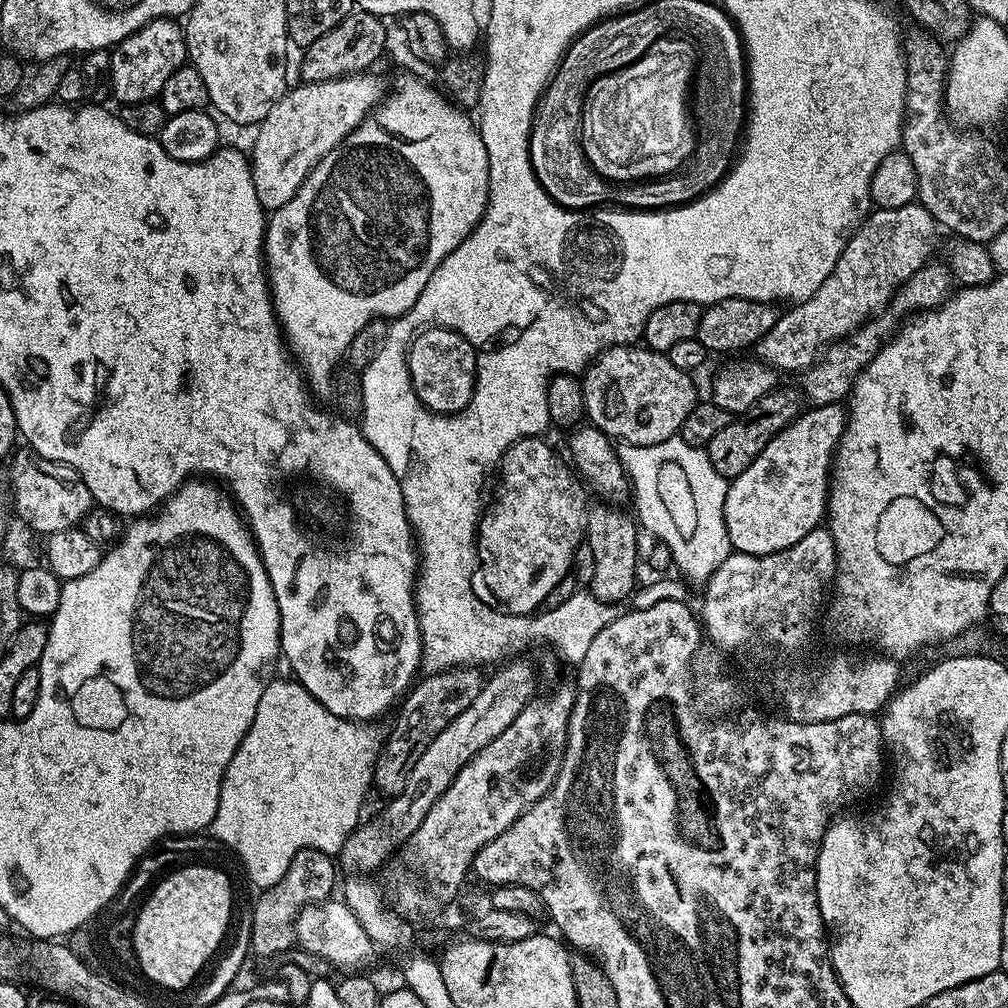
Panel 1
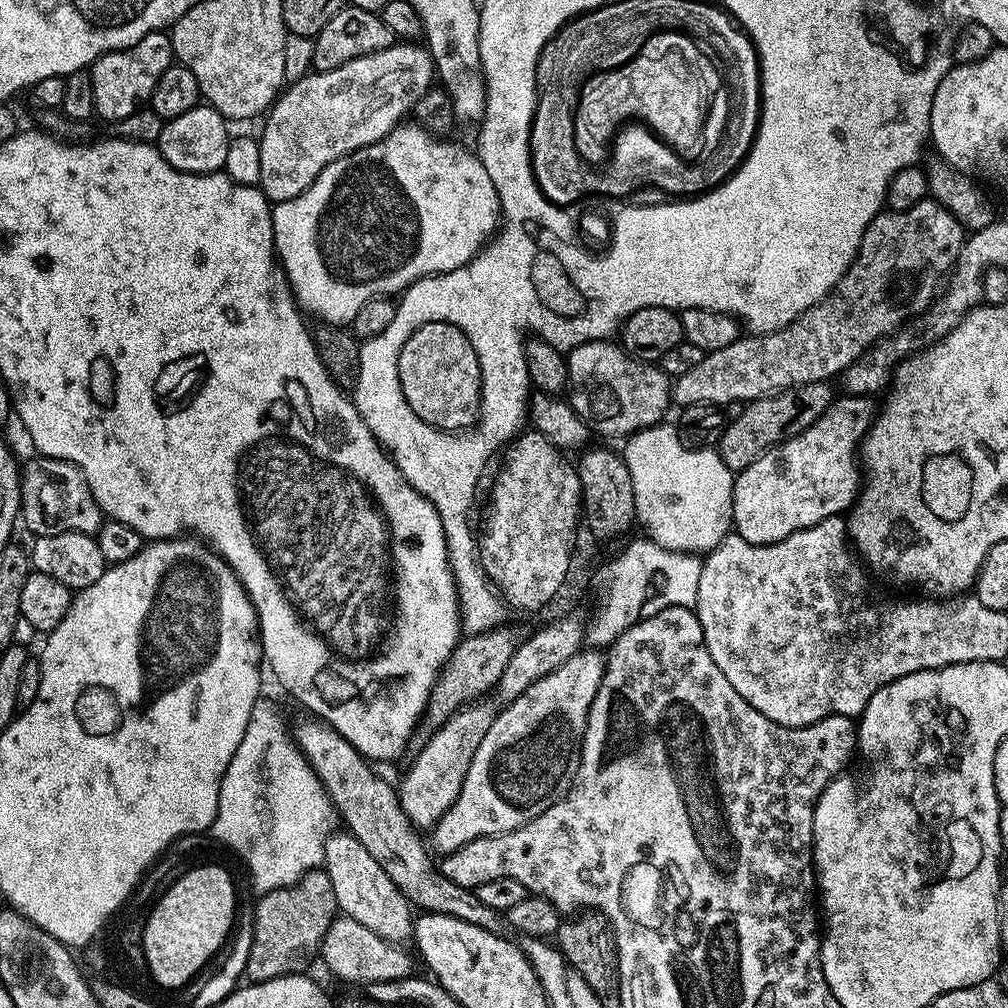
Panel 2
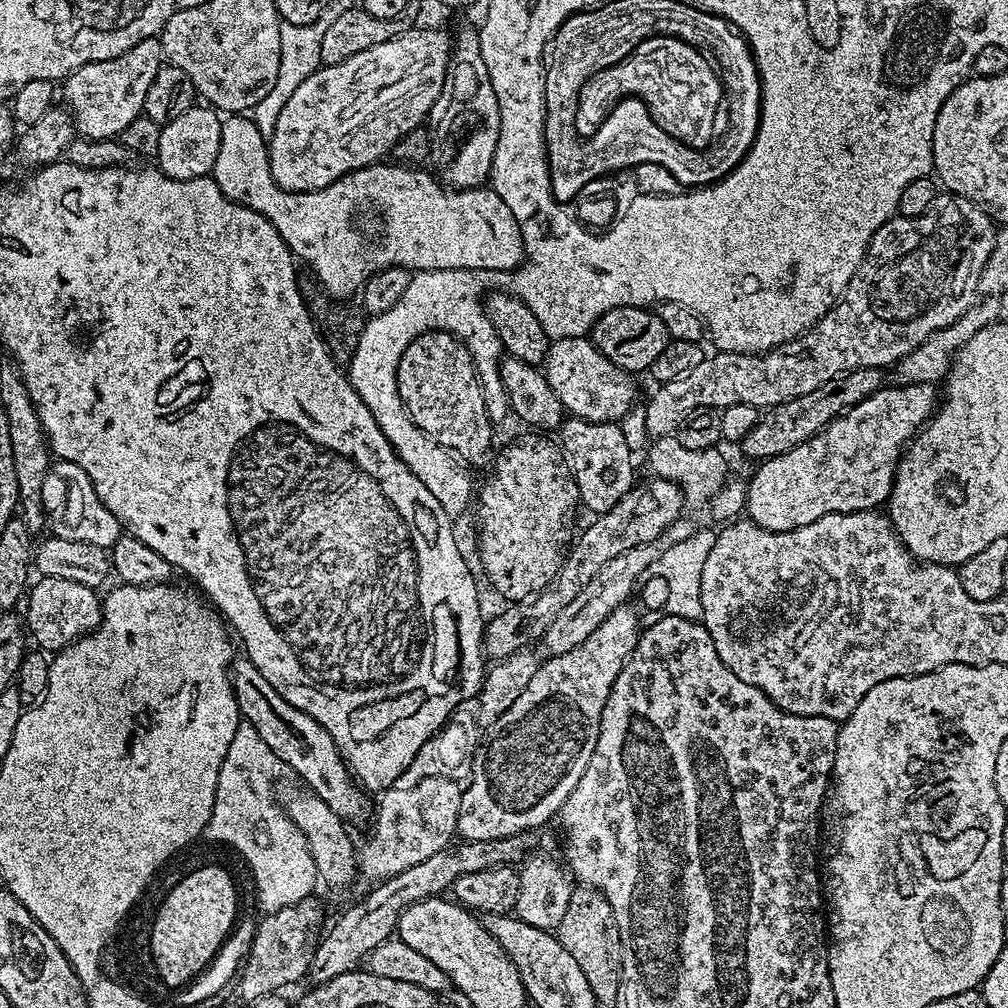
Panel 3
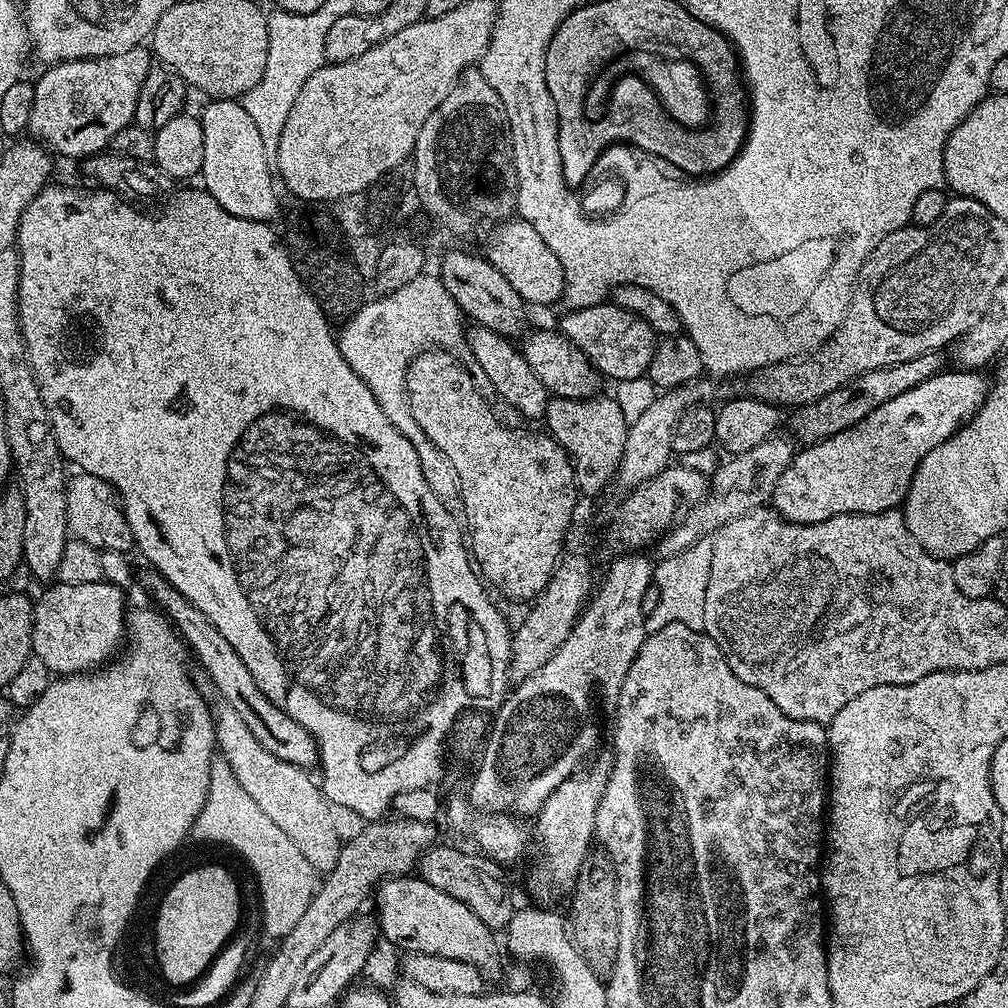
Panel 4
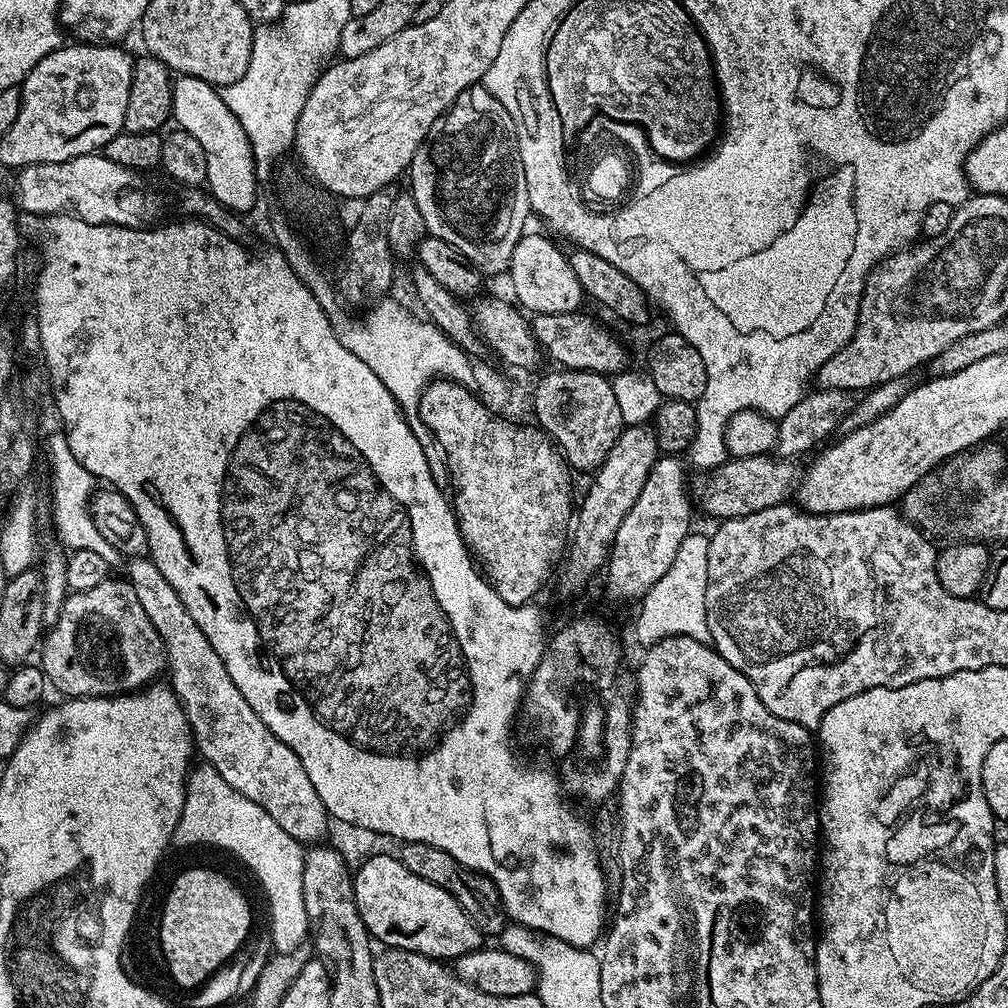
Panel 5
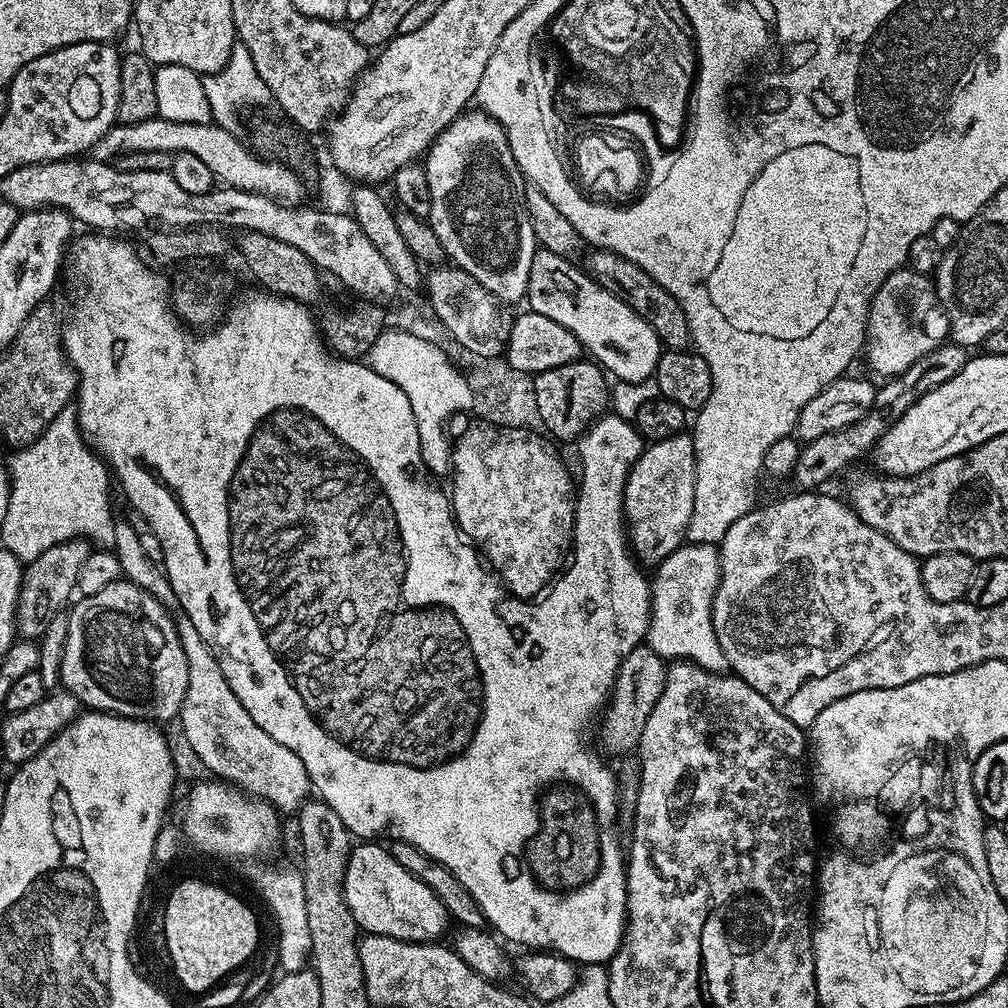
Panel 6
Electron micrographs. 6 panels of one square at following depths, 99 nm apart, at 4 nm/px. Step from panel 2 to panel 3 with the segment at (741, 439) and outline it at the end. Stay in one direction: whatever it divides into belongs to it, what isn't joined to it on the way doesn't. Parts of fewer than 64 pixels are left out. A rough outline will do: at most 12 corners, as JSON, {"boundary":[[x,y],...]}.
{"boundary":[[855,368],[761,411],[742,441],[752,462],[784,456],[885,387]]}

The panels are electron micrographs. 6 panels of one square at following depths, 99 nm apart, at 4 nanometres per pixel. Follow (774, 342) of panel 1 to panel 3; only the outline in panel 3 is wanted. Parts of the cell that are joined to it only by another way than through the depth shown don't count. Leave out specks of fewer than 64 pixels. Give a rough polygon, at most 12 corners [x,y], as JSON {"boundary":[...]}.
{"boundary":[[965,196],[893,216],[844,295],[768,352],[716,350],[659,385],[767,410],[884,370],[976,303],[997,225]]}

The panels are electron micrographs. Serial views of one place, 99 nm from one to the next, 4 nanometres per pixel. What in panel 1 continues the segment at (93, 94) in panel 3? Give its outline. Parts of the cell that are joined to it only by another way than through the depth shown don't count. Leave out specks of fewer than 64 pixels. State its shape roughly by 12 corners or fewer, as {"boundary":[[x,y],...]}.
{"boundary":[[152,20],[115,45],[110,92],[157,99],[188,58],[183,27]]}

